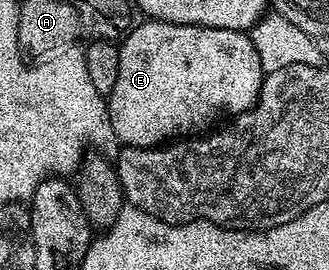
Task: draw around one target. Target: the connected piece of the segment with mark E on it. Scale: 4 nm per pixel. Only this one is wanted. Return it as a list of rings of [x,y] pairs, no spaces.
[[[144,20],[119,43],[118,81],[107,95],[108,115],[117,143],[124,146],[158,146],[181,136],[196,136],[207,131],[211,122],[236,118],[260,98],[265,72],[254,52],[251,37],[243,30],[223,30],[205,26],[183,26]]]

